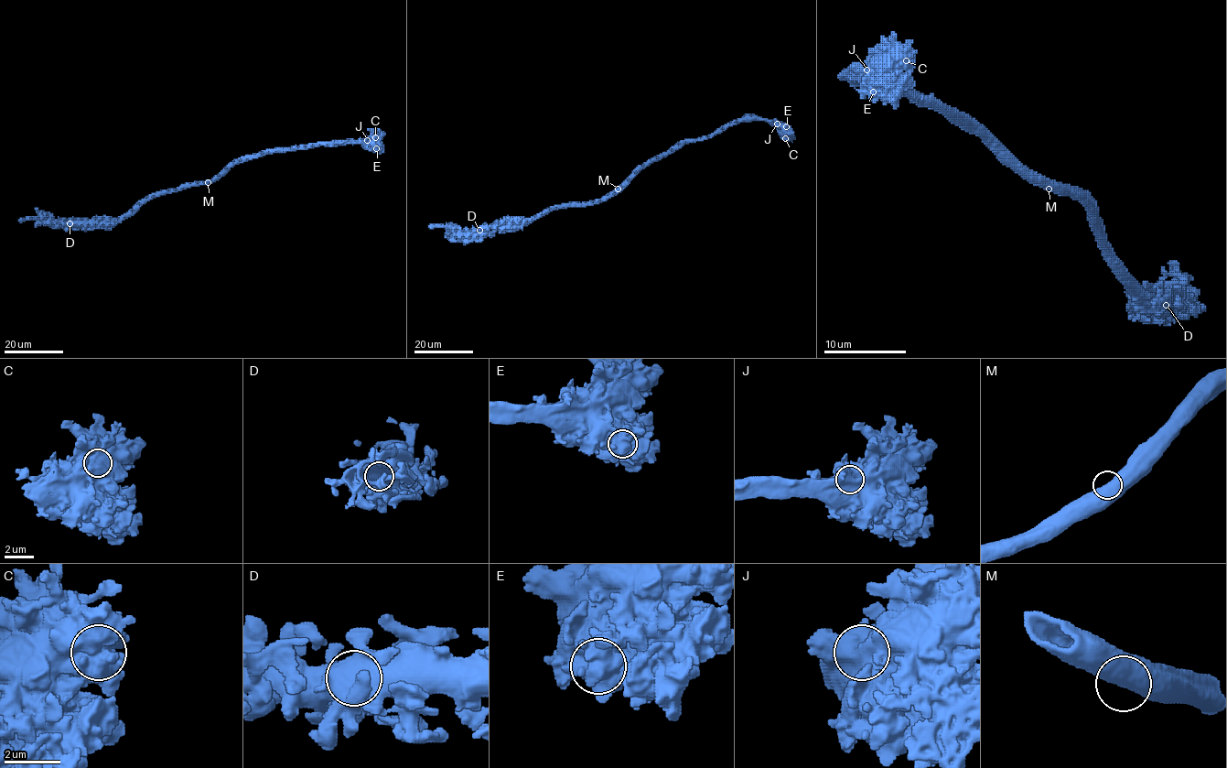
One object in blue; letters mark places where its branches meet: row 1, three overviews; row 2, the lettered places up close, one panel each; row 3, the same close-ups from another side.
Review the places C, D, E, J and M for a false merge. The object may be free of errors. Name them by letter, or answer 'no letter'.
no letter

